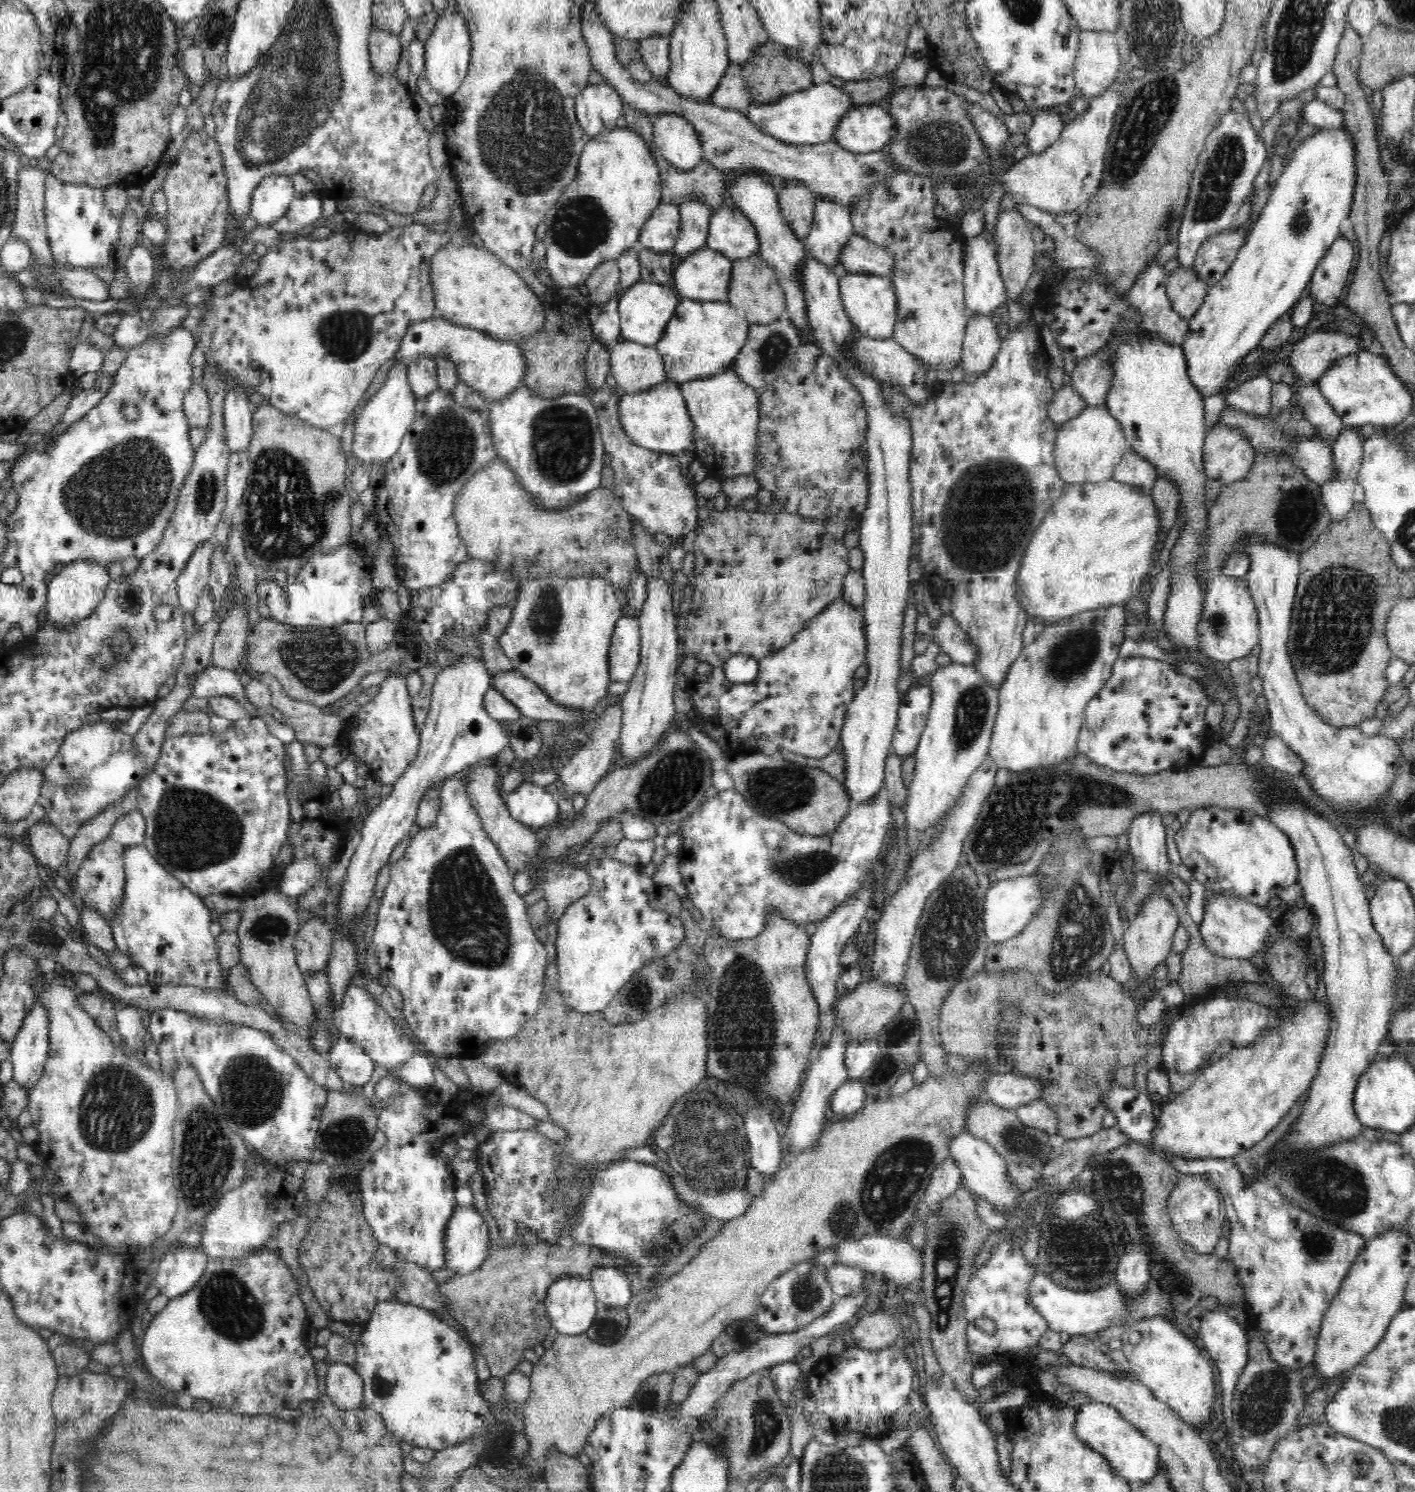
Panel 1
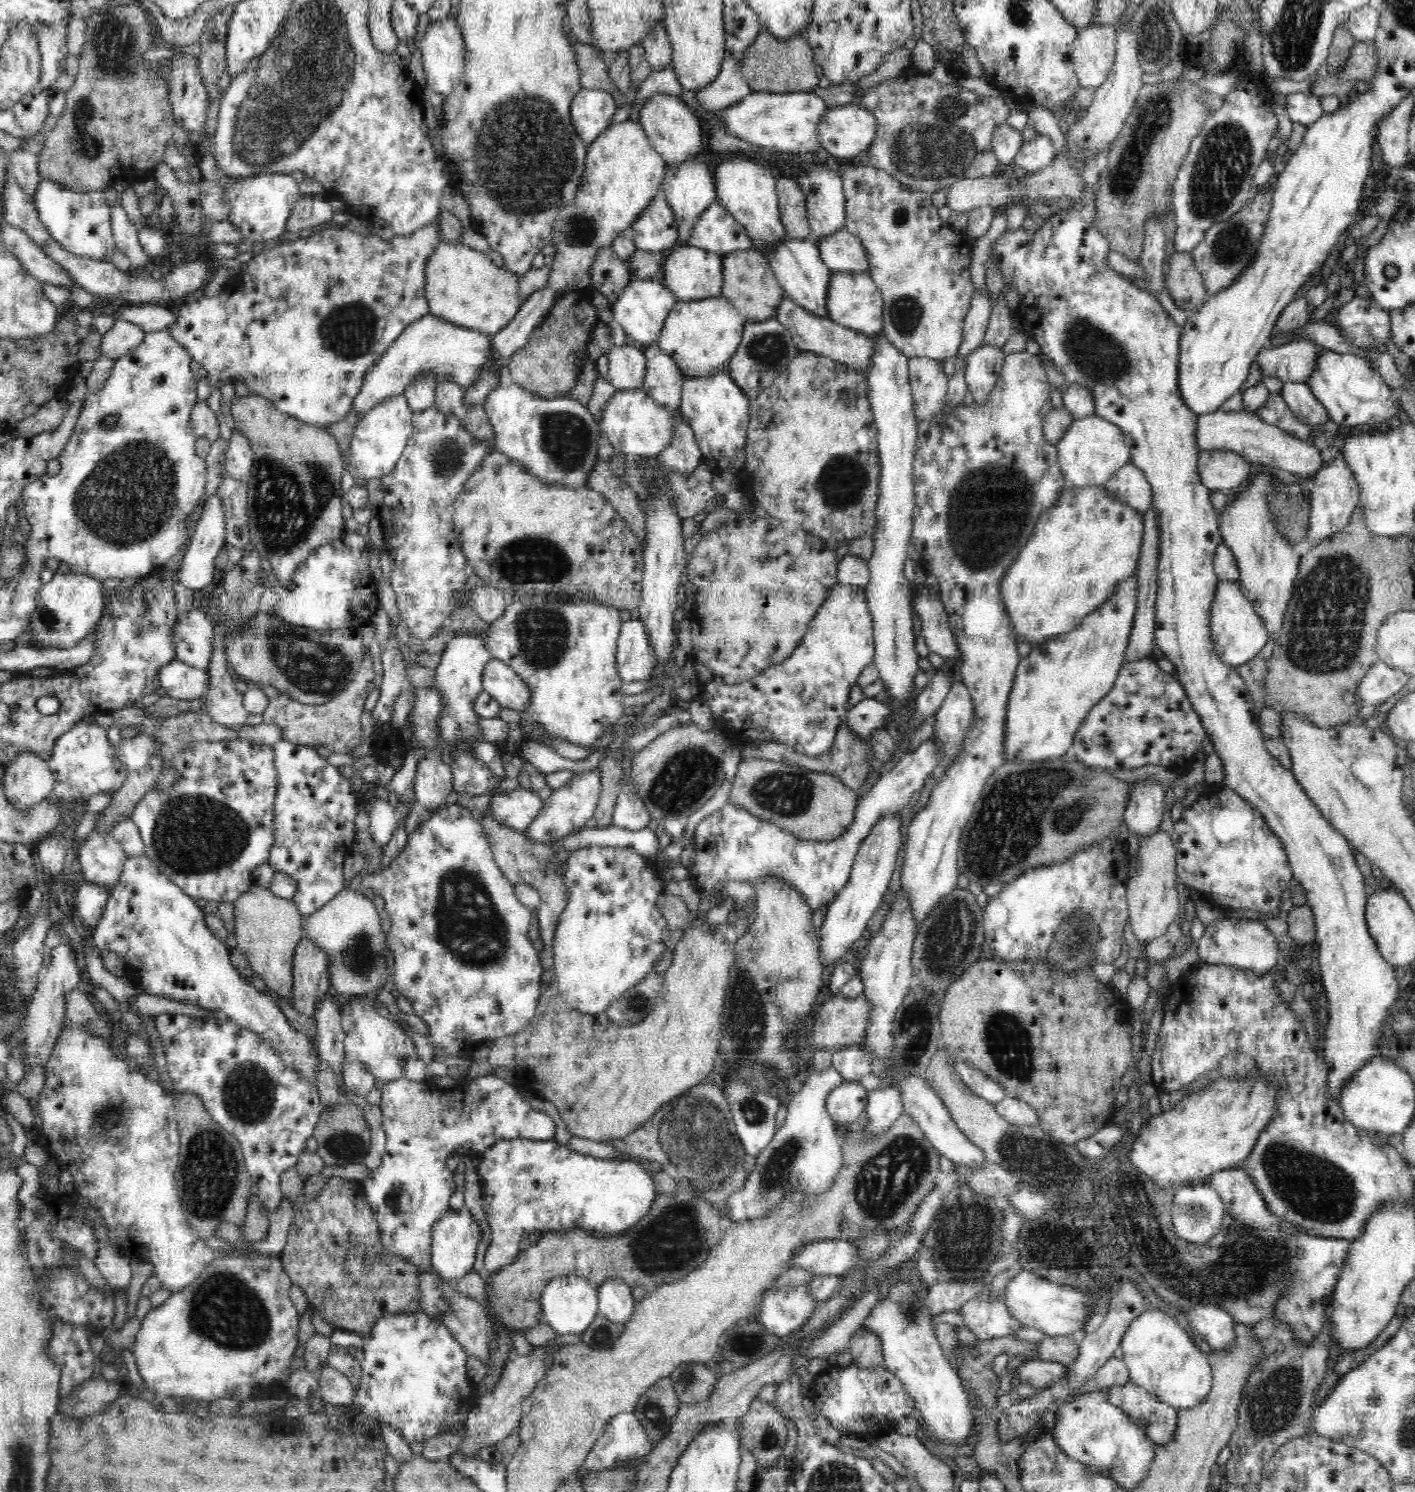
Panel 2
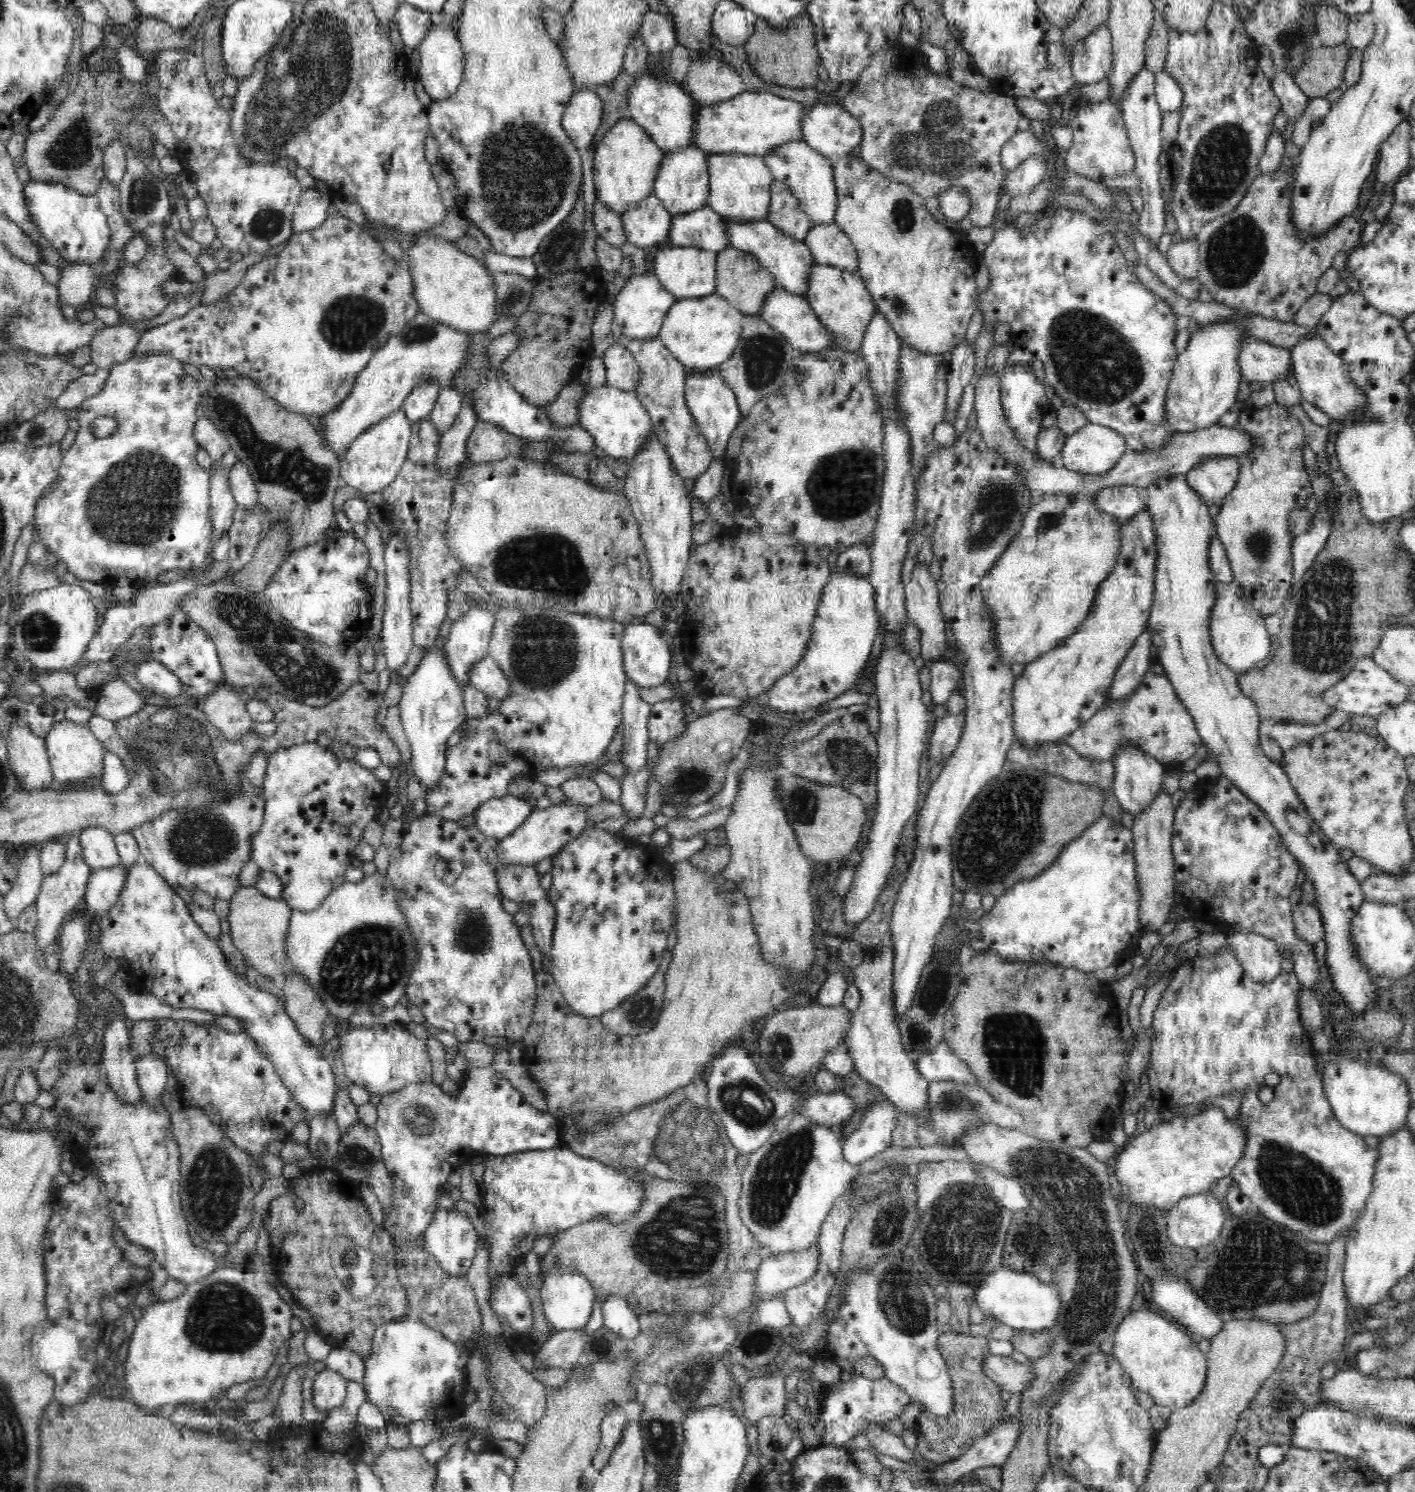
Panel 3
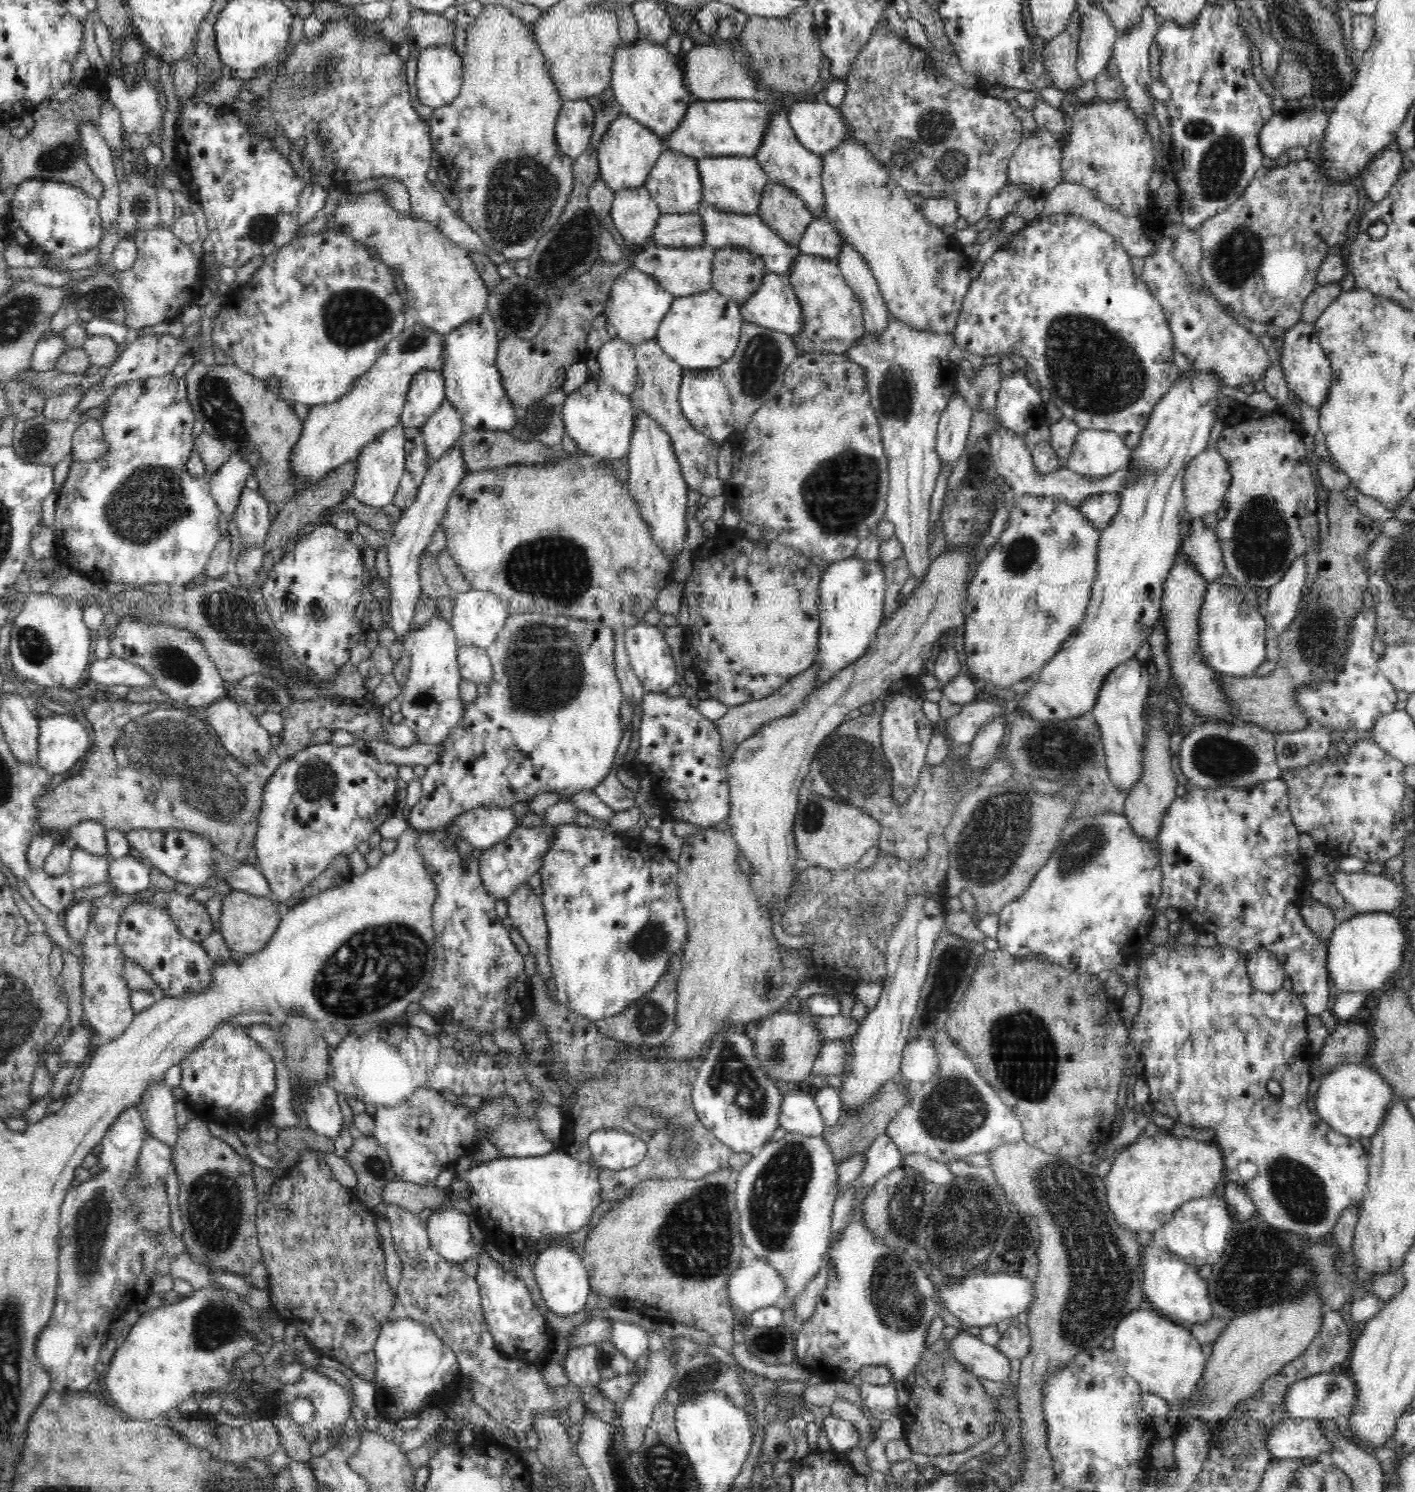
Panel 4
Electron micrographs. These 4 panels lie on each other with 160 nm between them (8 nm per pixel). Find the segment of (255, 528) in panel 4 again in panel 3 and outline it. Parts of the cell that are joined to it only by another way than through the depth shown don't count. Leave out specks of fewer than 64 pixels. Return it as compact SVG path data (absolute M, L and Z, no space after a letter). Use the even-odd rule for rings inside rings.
M241 460L229 469L228 482L237 506L250 512L258 512L258 491L249 468Z

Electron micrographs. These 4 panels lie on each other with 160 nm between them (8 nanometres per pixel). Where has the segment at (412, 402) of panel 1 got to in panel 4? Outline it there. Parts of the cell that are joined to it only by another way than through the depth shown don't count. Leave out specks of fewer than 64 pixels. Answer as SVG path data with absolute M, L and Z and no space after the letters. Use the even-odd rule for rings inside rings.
M398 424L386 430L381 436L364 444L364 448L358 454L358 466L356 466L356 480L352 490L356 500L372 506L382 508L386 504L392 504L392 498L398 490L402 474L405 472L405 430L402 424Z

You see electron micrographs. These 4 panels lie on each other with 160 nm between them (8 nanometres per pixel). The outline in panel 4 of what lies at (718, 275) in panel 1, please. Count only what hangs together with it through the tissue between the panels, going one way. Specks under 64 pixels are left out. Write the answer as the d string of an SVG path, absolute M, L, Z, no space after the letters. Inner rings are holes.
M653 243L645 245L642 254L634 257L632 266L649 274L661 288L676 297L688 297L713 289L711 279L715 249L704 246L661 247Z

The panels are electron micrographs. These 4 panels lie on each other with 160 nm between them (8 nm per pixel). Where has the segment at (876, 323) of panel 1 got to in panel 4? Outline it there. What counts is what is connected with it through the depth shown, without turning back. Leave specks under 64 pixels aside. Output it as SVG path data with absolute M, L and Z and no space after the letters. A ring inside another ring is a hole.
M800 253L787 277L804 315L804 332L791 336L798 356L821 351L845 354L866 333L860 302L845 281L836 260Z

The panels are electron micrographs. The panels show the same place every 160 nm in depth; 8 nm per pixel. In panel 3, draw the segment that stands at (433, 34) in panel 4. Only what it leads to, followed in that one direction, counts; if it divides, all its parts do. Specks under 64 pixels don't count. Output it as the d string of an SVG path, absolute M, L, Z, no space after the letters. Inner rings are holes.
M406 2L398 6L394 20L398 23L398 32L405 46L413 49L420 46L420 42L426 38L428 30L433 26L430 13Z

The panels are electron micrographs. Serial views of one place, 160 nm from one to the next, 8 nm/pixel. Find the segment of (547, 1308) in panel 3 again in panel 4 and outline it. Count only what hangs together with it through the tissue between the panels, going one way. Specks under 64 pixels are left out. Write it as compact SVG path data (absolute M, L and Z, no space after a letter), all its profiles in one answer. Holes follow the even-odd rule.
M564 1243L562 1246L556 1244L556 1246L548 1246L546 1250L542 1250L536 1258L533 1269L538 1288L548 1309L562 1317L568 1317L584 1310L584 1305L592 1292L588 1270L584 1267L583 1258L577 1248L568 1244Z

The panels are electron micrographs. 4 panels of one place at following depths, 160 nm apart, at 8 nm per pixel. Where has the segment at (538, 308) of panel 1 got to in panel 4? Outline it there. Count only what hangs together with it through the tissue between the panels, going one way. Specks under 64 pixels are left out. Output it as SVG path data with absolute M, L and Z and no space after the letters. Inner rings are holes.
M372 190L356 196L342 195L327 230L339 230L378 257L406 285L407 316L410 322L427 324L444 336L488 308L489 292L468 252L454 244L434 225L412 214L396 211L383 191Z

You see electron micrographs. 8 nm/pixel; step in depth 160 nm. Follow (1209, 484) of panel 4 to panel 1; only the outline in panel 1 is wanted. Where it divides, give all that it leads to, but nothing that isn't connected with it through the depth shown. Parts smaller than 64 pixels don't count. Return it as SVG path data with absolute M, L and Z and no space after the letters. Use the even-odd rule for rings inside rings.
M1216 424L1205 437L1203 467L1206 476L1218 480L1223 487L1246 478L1256 455L1242 431Z

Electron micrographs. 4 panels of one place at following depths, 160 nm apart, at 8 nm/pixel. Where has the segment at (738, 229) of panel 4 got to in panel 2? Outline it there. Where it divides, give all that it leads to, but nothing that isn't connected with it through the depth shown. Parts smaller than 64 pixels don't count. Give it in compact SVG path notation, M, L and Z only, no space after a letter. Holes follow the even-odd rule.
M784 239L769 251L763 250L763 257L767 259L774 276L788 297L796 305L809 310L810 314L828 318L828 290L830 290L830 270L819 255L816 242L809 239Z

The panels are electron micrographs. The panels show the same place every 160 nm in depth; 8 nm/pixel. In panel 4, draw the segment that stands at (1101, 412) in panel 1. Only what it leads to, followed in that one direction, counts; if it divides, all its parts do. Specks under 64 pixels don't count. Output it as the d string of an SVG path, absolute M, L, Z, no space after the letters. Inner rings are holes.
M1081 430L1068 455L1066 467L1076 474L1102 478L1131 460L1131 448L1118 434Z

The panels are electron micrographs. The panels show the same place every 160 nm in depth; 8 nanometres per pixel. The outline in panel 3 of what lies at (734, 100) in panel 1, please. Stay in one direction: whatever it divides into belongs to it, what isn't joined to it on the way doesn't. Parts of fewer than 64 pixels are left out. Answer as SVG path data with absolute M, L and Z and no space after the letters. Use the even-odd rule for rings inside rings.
M713 50L706 51L705 56L691 61L683 85L684 90L696 100L697 106L714 105L746 92L745 83L735 68L726 64Z

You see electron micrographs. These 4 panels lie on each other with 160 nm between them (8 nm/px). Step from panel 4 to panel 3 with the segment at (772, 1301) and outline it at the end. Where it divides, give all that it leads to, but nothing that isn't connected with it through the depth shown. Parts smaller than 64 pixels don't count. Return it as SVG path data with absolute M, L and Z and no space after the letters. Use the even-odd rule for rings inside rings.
M820 1244L799 1252L764 1258L756 1270L756 1288L753 1299L760 1301L783 1297L792 1288L808 1281L818 1270Z

